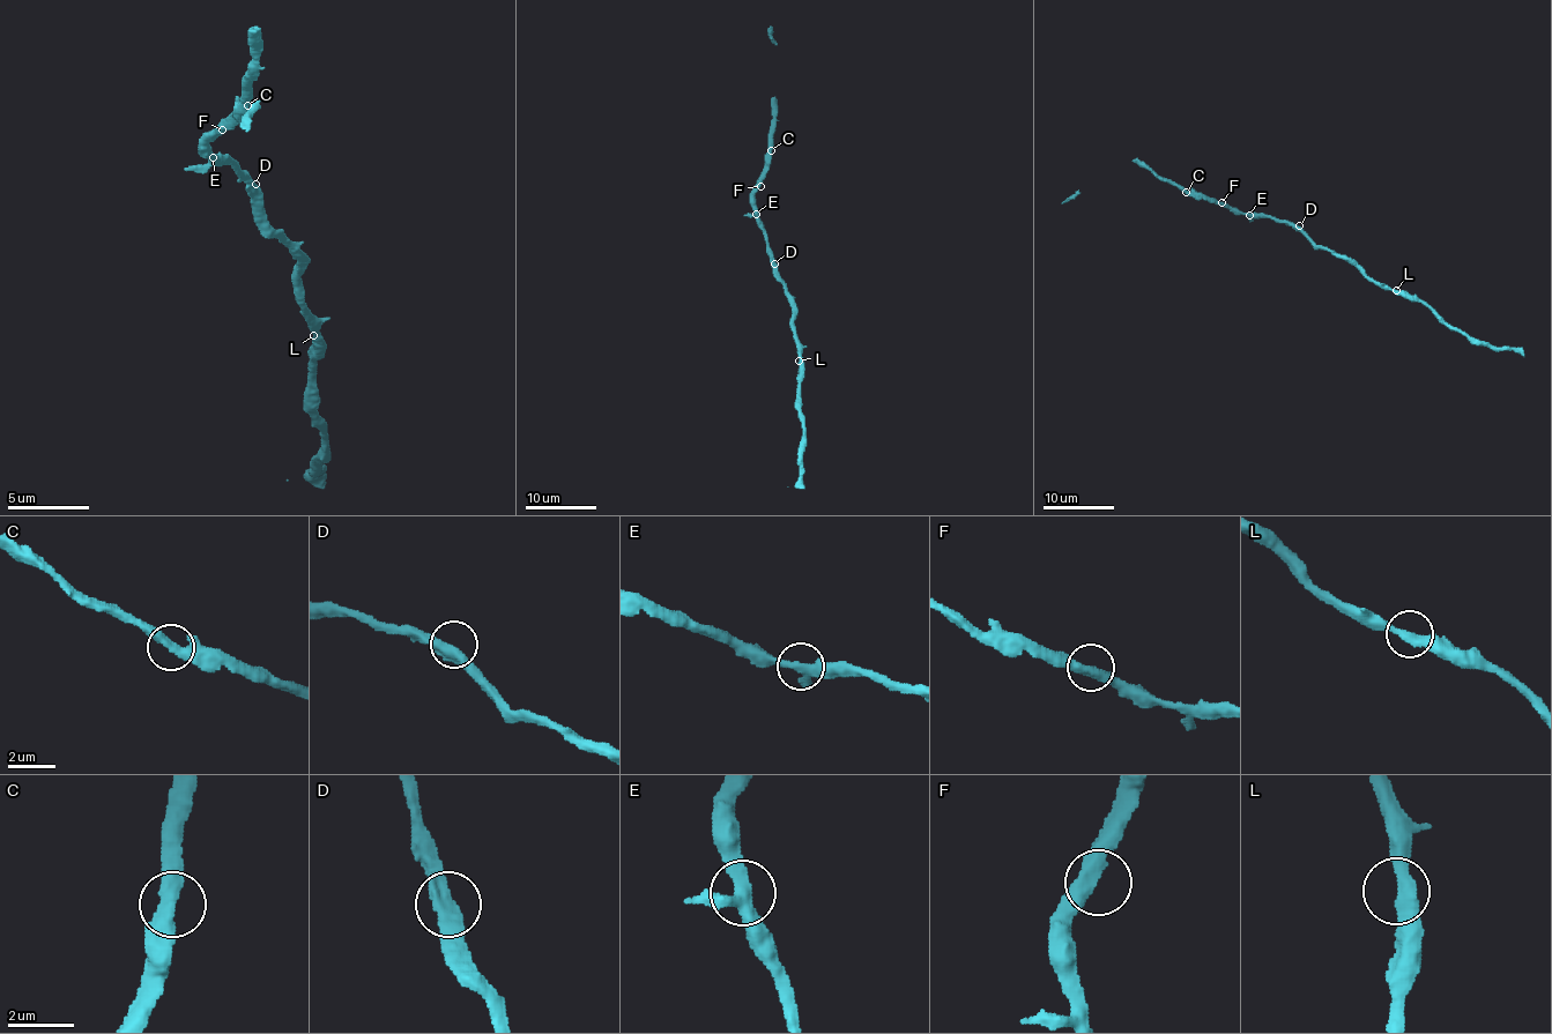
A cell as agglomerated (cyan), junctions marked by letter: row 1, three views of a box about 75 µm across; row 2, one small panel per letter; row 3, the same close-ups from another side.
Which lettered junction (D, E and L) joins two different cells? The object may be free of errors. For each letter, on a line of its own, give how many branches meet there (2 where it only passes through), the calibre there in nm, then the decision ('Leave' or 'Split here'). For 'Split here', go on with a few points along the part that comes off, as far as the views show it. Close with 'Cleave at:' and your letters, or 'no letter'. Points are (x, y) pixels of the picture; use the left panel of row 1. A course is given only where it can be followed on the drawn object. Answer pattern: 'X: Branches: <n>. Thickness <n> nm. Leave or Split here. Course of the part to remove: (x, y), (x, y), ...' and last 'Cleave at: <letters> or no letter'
D: Branches: 2. Thickness 460 nm. Leave
E: Branches: 3. Thickness 360 nm. Leave
L: Branches: 2. Thickness 400 nm. Leave
Cleave at: no letter

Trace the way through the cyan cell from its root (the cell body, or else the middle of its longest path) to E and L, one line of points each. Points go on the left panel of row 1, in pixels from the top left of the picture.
E: (247, 195), (239, 171), (230, 163), (218, 163), (214, 158)
L: (247, 195), (296, 248), (296, 298), (309, 314), (313, 335)

